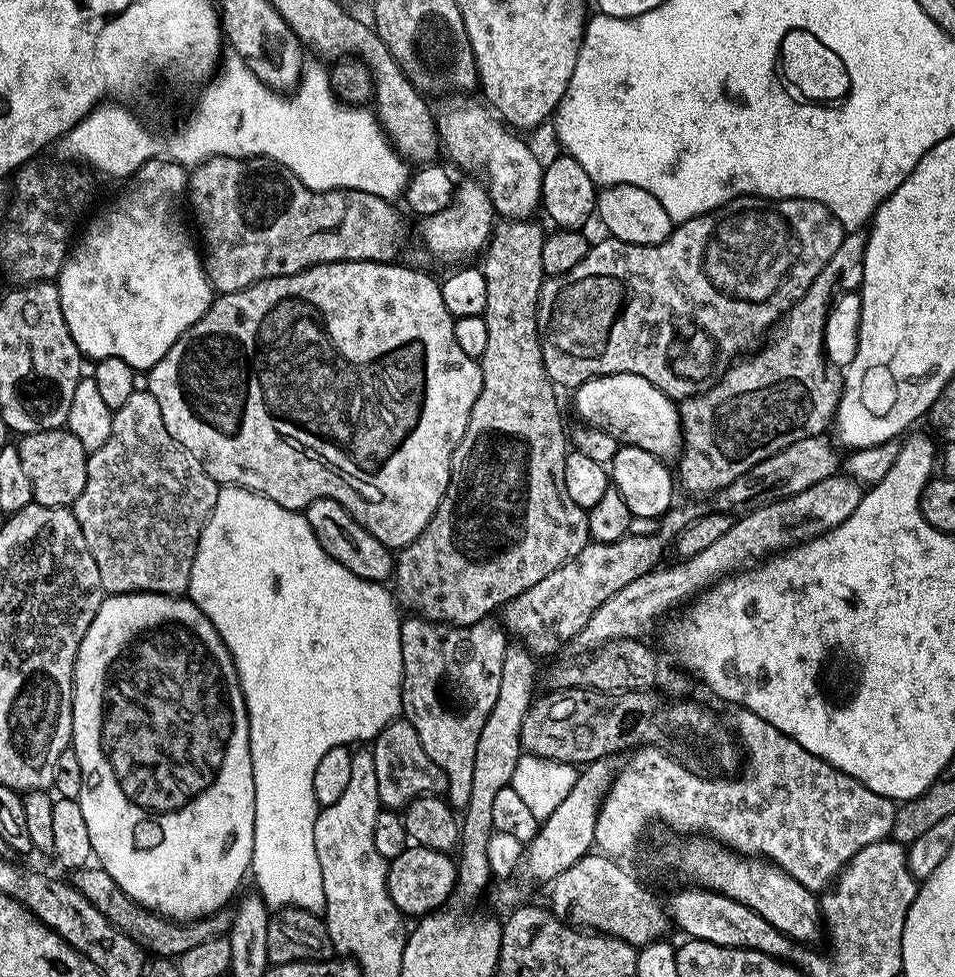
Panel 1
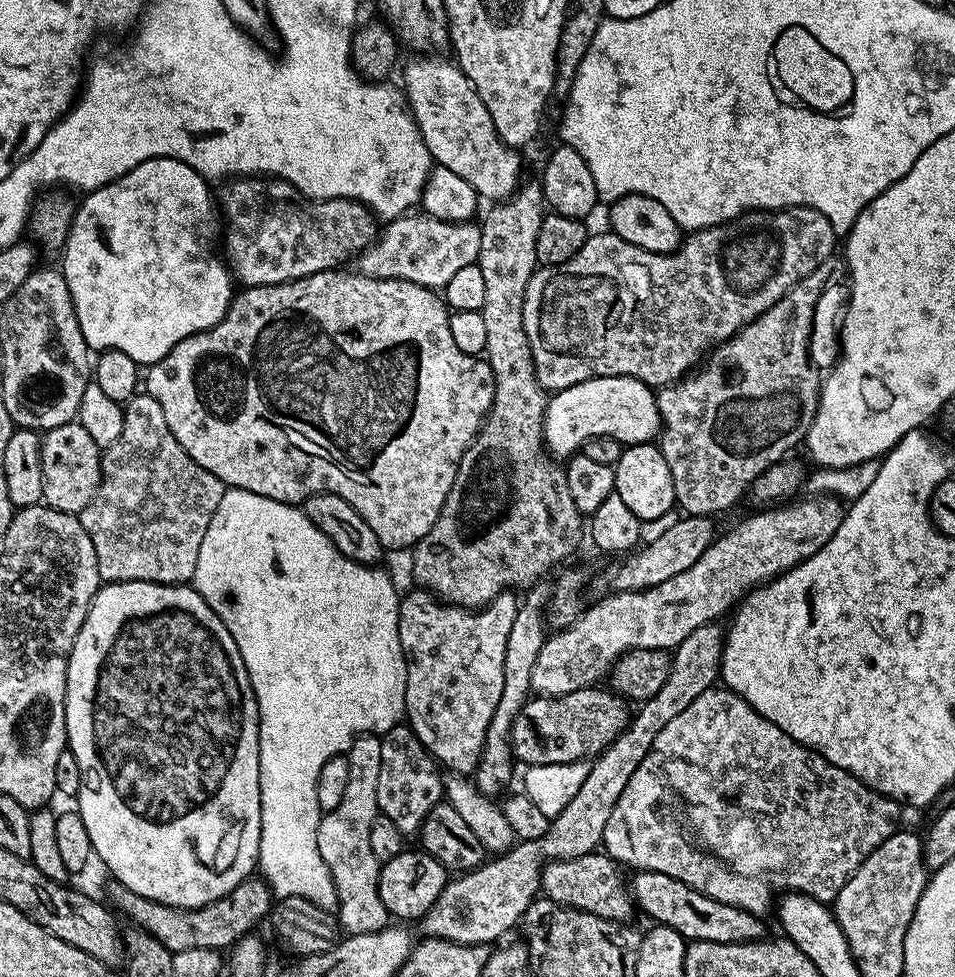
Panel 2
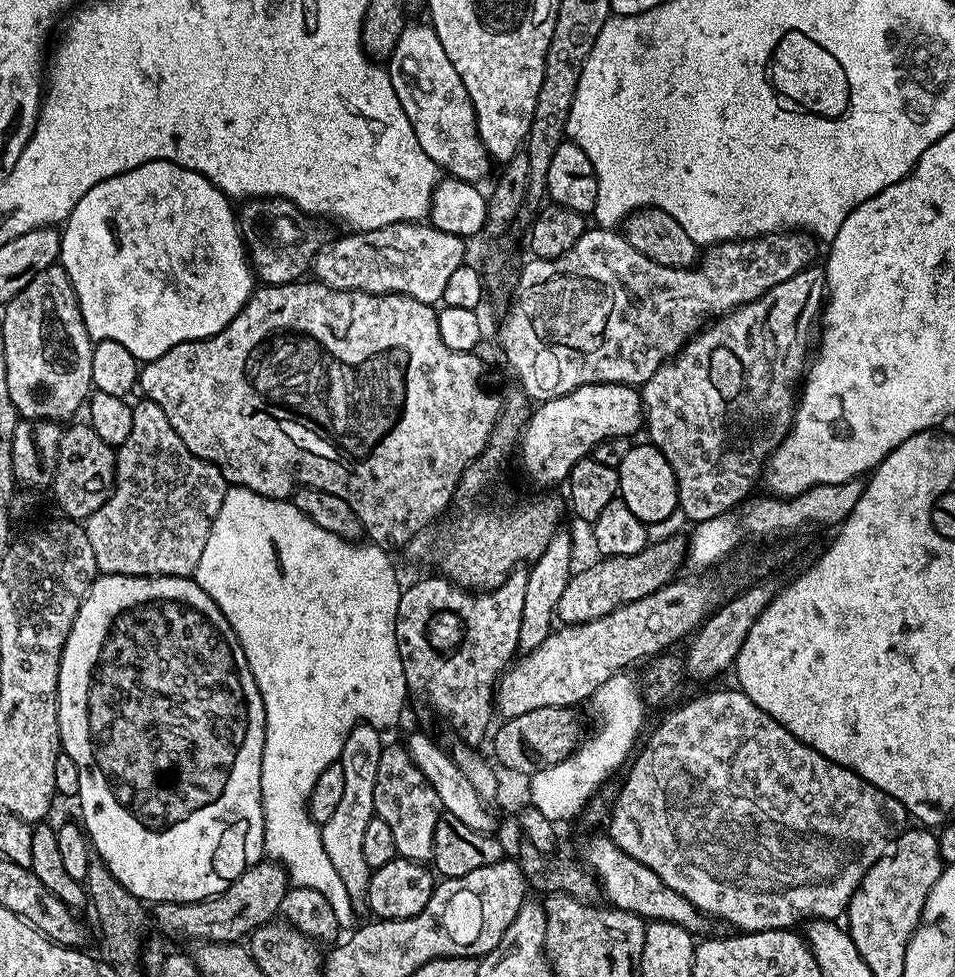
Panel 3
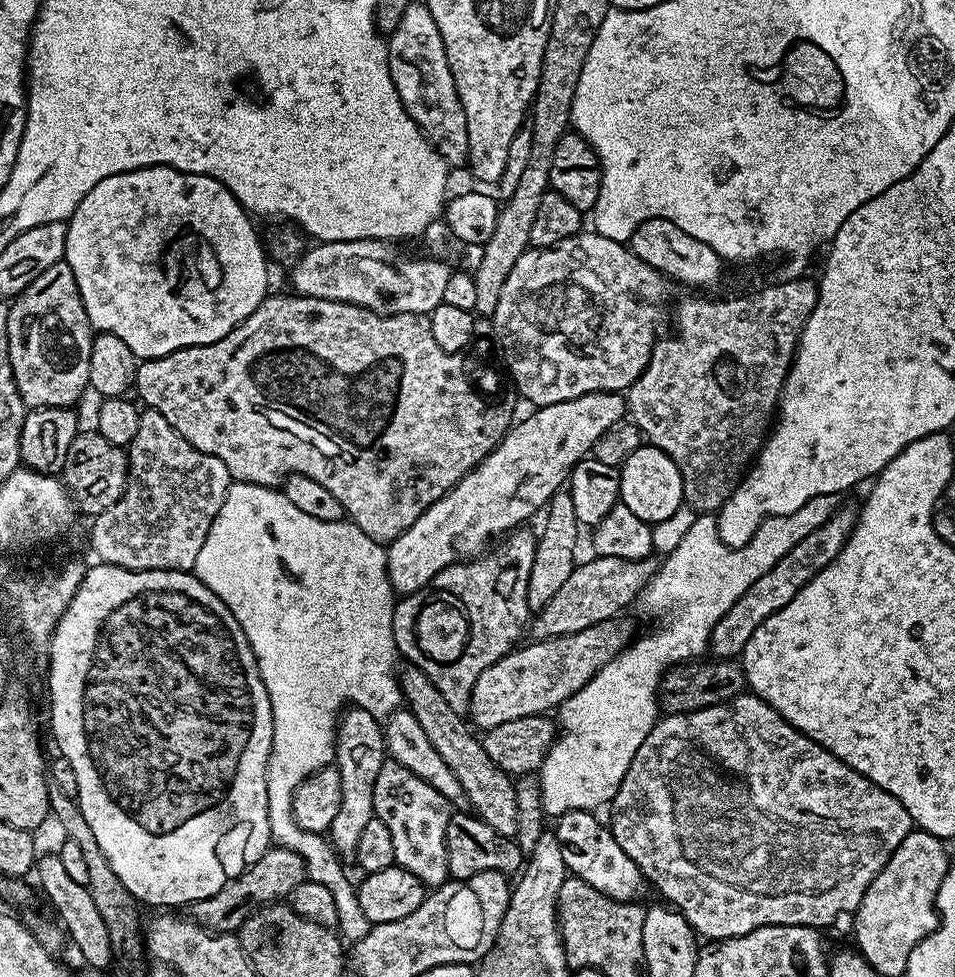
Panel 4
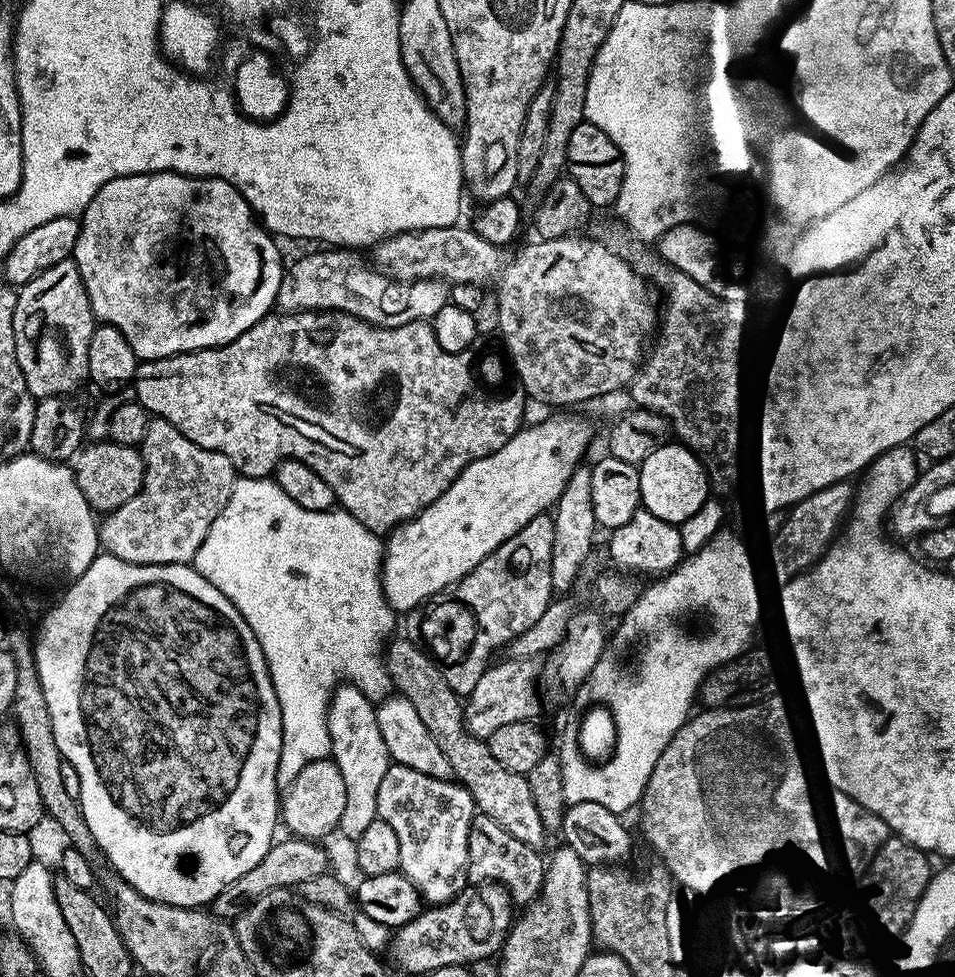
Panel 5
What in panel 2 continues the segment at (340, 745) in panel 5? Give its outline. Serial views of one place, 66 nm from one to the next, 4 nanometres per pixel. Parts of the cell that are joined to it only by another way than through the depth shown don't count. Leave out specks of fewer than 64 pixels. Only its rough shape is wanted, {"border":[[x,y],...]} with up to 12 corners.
{"border":[[357,736],[350,783],[321,815],[318,854],[334,878],[339,927],[390,924],[370,850],[380,736]]}

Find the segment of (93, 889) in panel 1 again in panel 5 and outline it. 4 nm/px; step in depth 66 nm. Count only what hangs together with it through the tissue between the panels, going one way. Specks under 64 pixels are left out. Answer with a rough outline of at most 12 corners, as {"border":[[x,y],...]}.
{"border":[[277,839],[211,911],[235,921],[262,894],[329,871],[317,841]]}

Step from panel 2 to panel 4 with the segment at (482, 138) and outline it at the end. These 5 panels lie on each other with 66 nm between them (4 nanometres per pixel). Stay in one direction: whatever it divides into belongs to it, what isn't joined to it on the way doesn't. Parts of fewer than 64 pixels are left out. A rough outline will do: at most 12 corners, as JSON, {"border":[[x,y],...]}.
{"border":[[406,6],[390,78],[424,139],[468,158],[466,114],[434,14]]}

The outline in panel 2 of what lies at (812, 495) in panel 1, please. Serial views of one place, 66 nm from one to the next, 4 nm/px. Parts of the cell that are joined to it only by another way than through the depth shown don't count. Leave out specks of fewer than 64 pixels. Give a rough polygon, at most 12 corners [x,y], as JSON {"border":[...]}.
{"border":[[839,499],[755,511],[694,566],[613,592],[545,639],[532,692],[675,650],[822,550]]}

